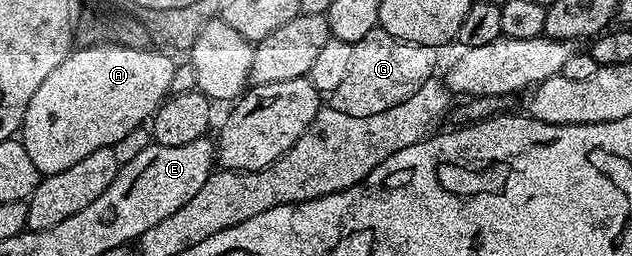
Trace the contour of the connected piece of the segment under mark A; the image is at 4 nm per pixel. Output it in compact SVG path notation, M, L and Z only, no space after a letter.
M99 44L96 47L72 50L41 86L33 93L33 101L25 109L25 117L21 128L21 141L25 145L25 153L37 165L40 176L61 173L61 169L69 169L69 165L77 165L81 157L89 157L93 149L114 147L125 133L133 133L133 129L144 126L158 111L164 99L172 94L170 85L173 80L176 60L170 54L159 49L123 48L117 44Z

